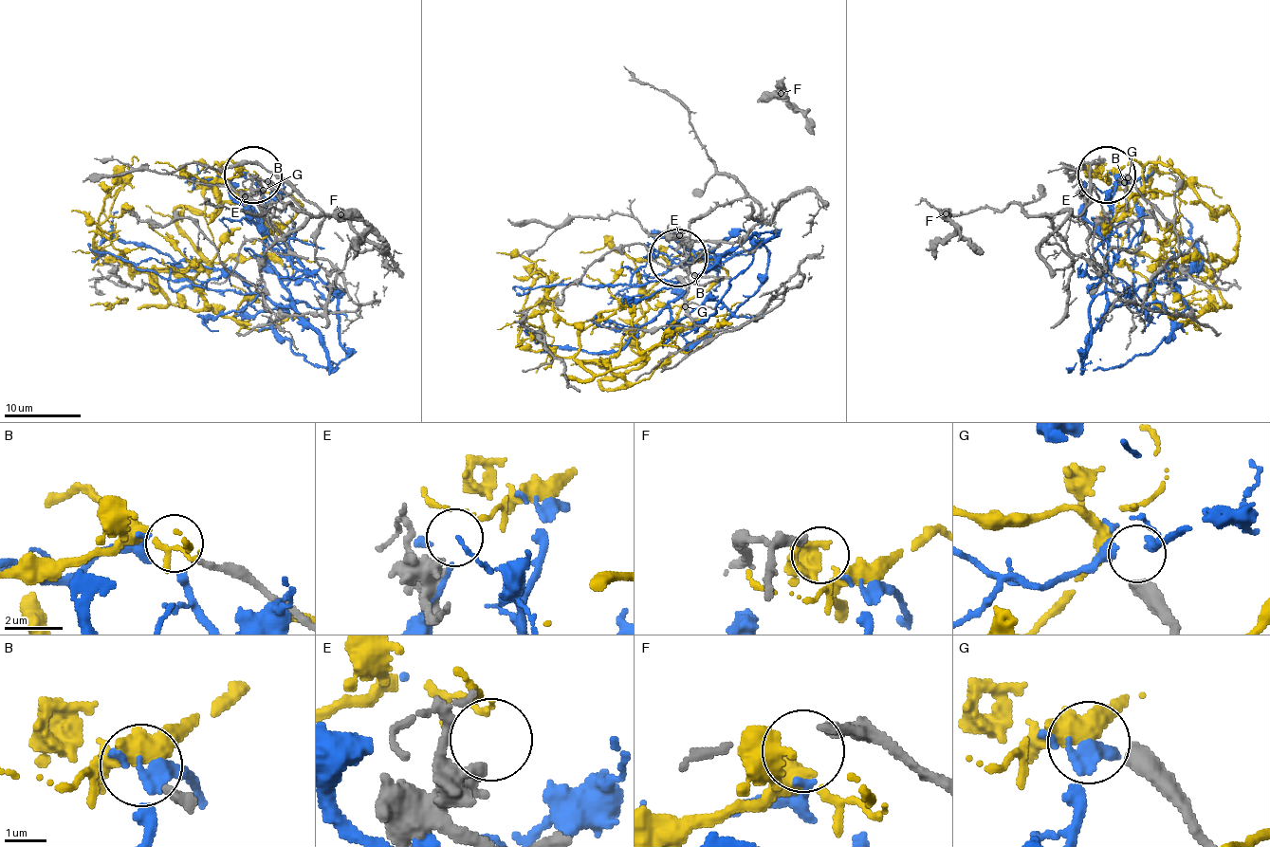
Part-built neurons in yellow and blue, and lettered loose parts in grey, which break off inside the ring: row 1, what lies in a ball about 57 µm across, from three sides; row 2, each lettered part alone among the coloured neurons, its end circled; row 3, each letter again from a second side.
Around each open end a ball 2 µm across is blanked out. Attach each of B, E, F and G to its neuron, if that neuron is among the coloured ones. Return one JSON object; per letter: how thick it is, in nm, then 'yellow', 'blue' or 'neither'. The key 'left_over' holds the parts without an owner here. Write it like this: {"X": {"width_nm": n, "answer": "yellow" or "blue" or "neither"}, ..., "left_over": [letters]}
{"B": {"width_nm": 200, "answer": "neither"}, "E": {"width_nm": 500, "answer": "neither"}, "F": {"width_nm": 360, "answer": "neither"}, "G": {"width_nm": 460, "answer": "blue"}, "left_over": ["B", "E", "F"]}

